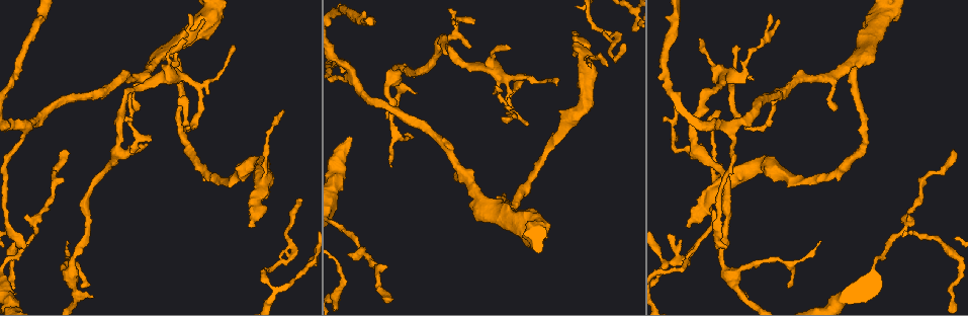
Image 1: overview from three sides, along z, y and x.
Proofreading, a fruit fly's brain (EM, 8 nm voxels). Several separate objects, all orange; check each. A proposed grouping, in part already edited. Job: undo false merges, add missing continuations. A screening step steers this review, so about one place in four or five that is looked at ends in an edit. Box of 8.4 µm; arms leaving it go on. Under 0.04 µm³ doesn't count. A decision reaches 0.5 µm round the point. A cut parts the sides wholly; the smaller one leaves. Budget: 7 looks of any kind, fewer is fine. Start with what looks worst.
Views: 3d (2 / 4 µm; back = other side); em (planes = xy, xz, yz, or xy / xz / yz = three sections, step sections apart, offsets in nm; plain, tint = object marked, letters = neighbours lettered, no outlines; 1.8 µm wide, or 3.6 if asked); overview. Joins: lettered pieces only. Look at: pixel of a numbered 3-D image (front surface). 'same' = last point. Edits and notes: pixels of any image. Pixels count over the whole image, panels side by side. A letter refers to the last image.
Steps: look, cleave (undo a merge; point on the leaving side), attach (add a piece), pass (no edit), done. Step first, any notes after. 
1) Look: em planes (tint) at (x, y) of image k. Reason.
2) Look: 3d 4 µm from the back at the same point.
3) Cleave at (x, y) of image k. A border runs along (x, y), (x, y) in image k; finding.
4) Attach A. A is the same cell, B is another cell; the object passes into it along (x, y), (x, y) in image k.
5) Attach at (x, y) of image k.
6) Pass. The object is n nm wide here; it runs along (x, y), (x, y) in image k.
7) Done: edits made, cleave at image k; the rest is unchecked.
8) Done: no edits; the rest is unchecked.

Look: em planes (tint) at (251, 226) of image 1. Free end.

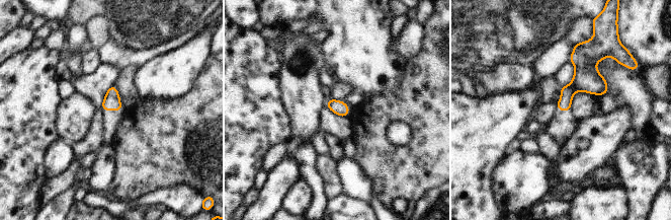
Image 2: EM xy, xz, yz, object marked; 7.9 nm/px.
Look: em planes (letters) at the same point.

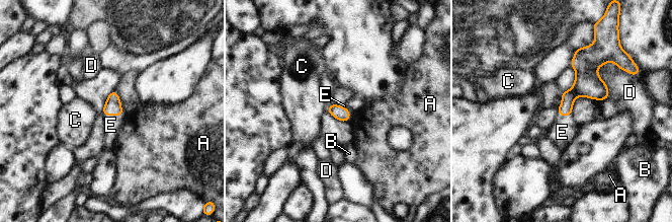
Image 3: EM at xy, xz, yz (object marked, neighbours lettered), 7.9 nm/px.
Attach E. E is the same cell, A, B, C and D are other cells; the object passes into it along (112, 107), (113, 115), (110, 125) in image 3; the neuron continues.

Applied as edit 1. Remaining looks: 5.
Look: overview. See it whole again.

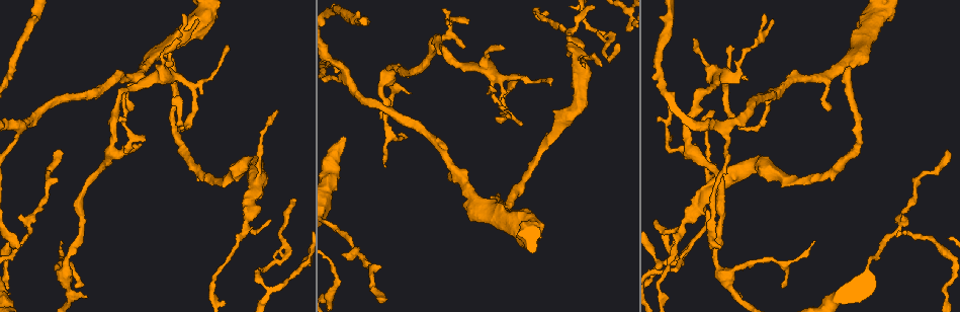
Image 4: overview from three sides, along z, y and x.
Look: em planes (letters) at (724, 126) of image 4. Two arms in line, one across.

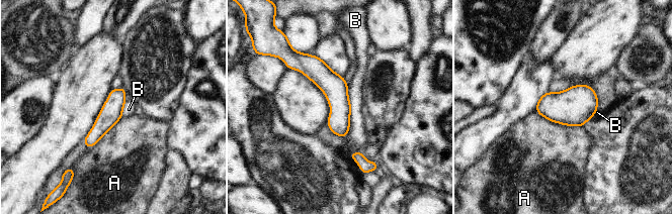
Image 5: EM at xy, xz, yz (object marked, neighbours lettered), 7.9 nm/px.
Pass. A and B are other cells; a border runs along (347, 85), (350, 125), (343, 137) in image 5; all the same neuron.

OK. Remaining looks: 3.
Look: 3d 4 µm at (178, 40) of image 4. Branch stops here.

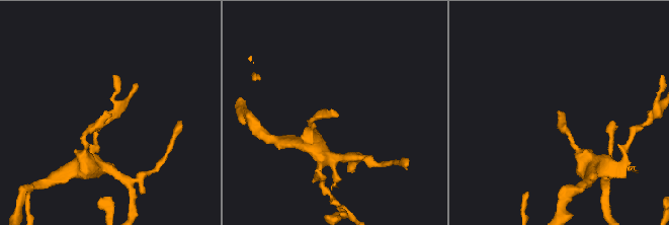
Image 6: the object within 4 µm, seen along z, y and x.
Look: em planes (letters) at (559, 111) of image 6.

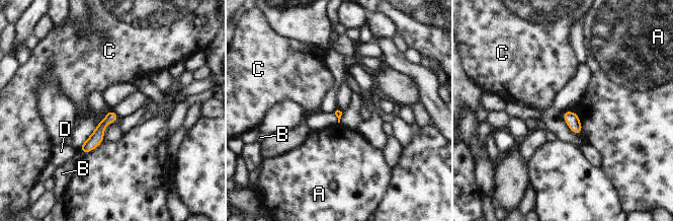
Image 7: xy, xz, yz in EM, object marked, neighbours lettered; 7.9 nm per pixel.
Pass. The longest contact is with A, 170 nm; A, B, C and D are other cells; none of them fits.

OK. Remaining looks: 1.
Done: edits made, attach at image 3; the rest is unchecked.

